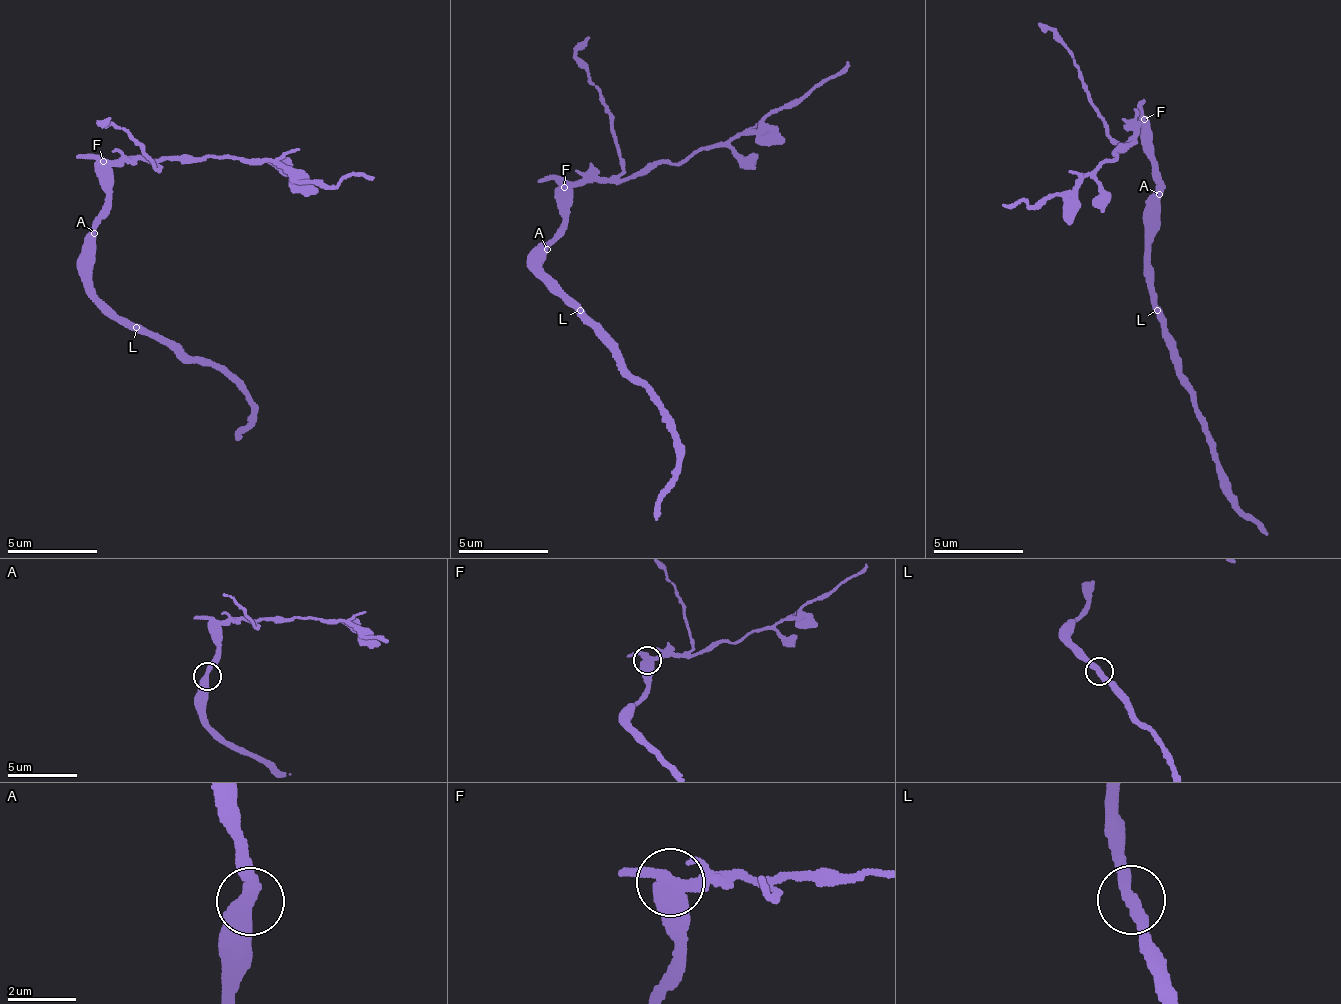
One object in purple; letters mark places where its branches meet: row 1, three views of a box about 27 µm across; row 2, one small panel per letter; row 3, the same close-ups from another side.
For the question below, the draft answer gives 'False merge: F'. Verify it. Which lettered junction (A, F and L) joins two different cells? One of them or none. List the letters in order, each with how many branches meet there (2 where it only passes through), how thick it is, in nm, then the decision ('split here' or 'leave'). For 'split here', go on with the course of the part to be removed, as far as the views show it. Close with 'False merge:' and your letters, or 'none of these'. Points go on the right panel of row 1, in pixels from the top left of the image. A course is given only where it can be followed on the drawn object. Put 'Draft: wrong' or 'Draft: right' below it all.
A: 2 branches meet; 400 nm thick; leave
F: 3 branches meet; 360 nm thick; split here; foreign part runs (1145, 118), (1136, 145), (1115, 152), (1118, 160), (1103, 159), (1096, 176), (1036, 208), (1021, 200), (1001, 204)
L: 2 branches meet; 380 nm thick; leave
False merge: F
Draft: right

